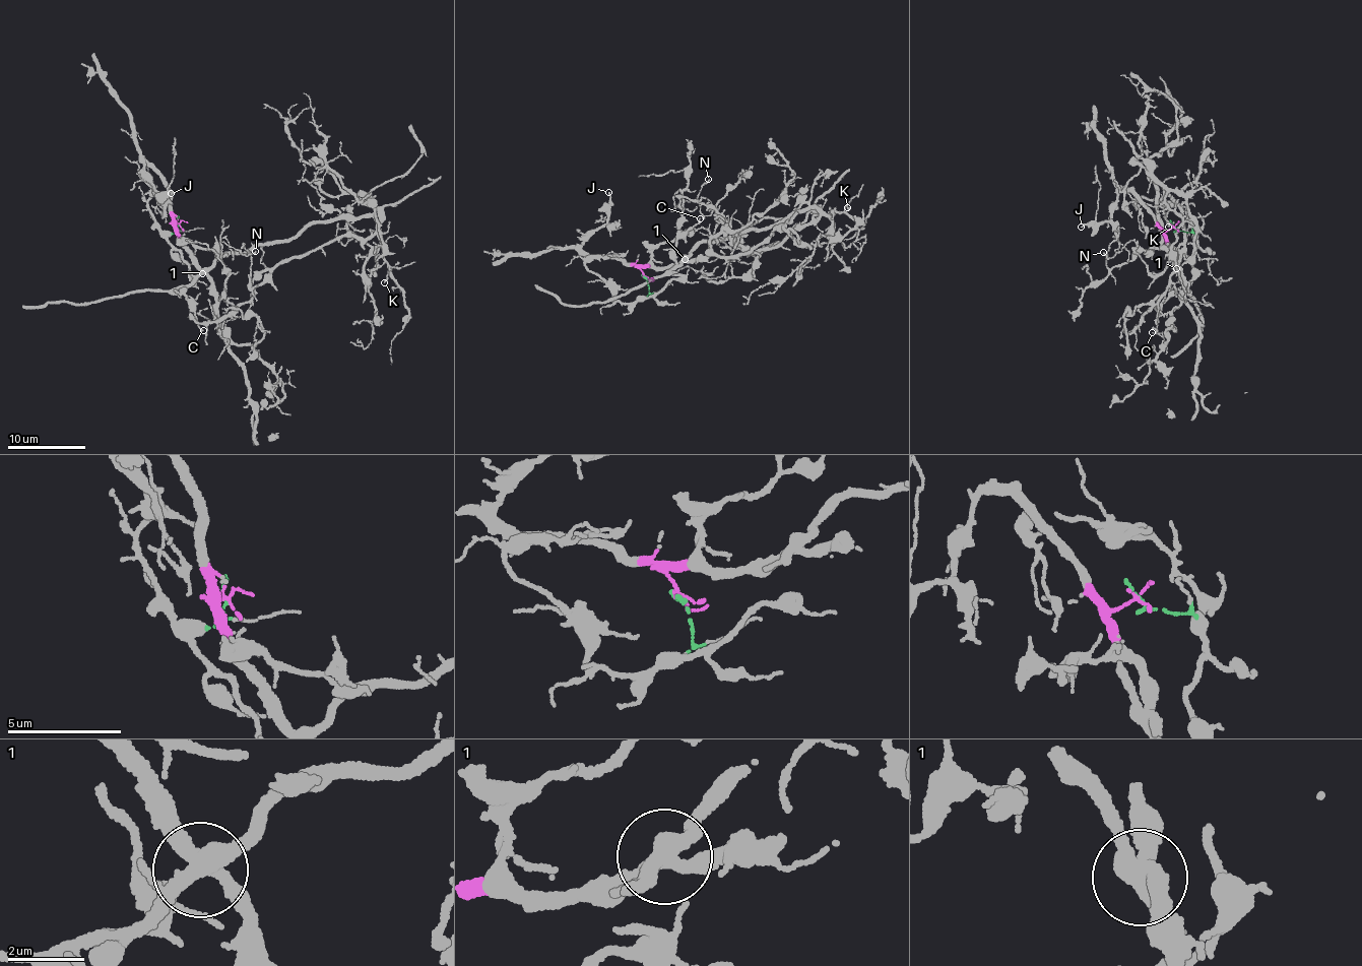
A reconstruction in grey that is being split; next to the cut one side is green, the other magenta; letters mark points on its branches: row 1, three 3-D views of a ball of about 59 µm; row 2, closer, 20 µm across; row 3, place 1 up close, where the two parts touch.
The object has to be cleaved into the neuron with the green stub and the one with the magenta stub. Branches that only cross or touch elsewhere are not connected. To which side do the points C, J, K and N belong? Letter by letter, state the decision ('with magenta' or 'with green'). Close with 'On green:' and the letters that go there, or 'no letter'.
C: with green
J: with magenta
K: with green
N: with green
On green: C, K, N

